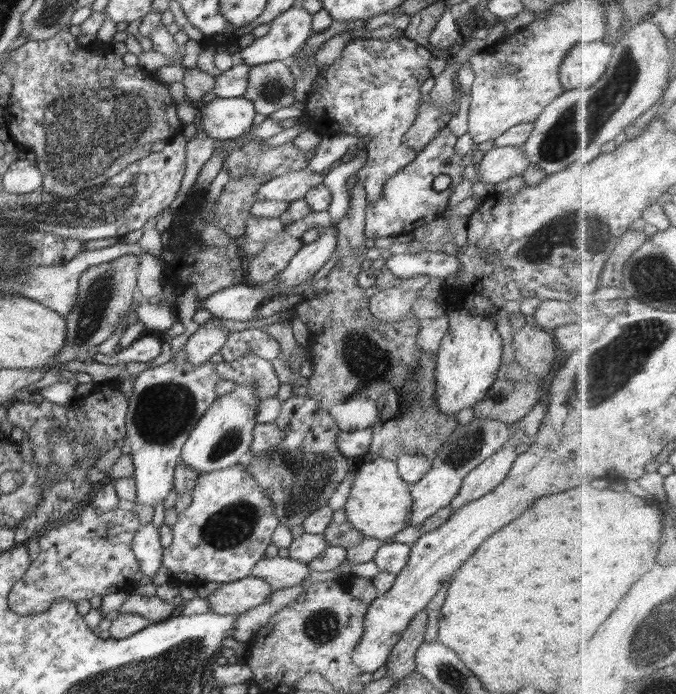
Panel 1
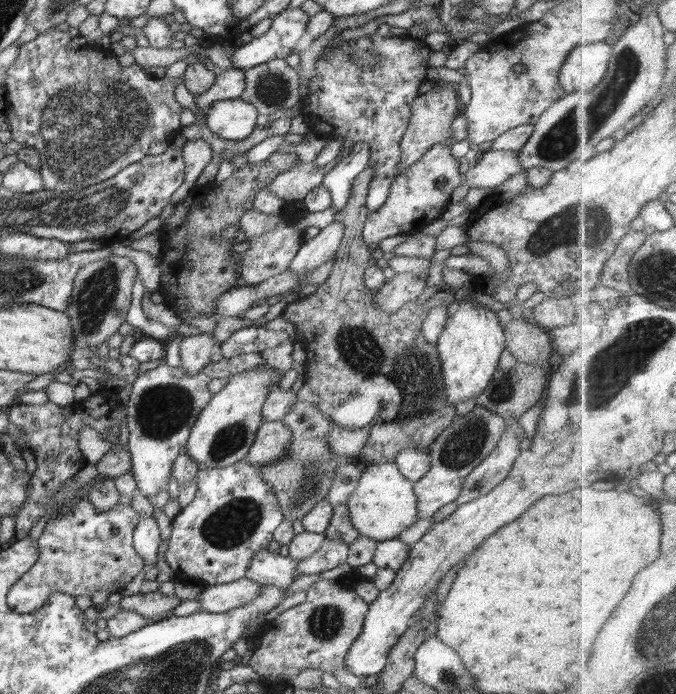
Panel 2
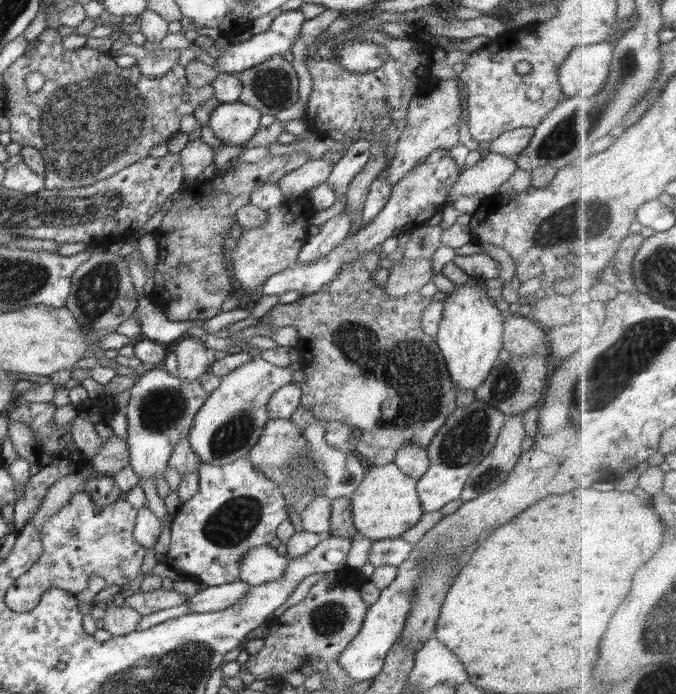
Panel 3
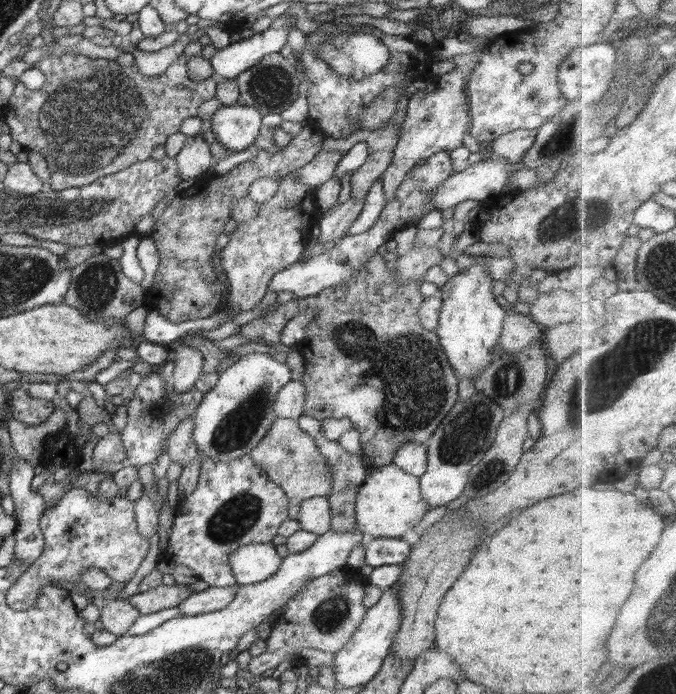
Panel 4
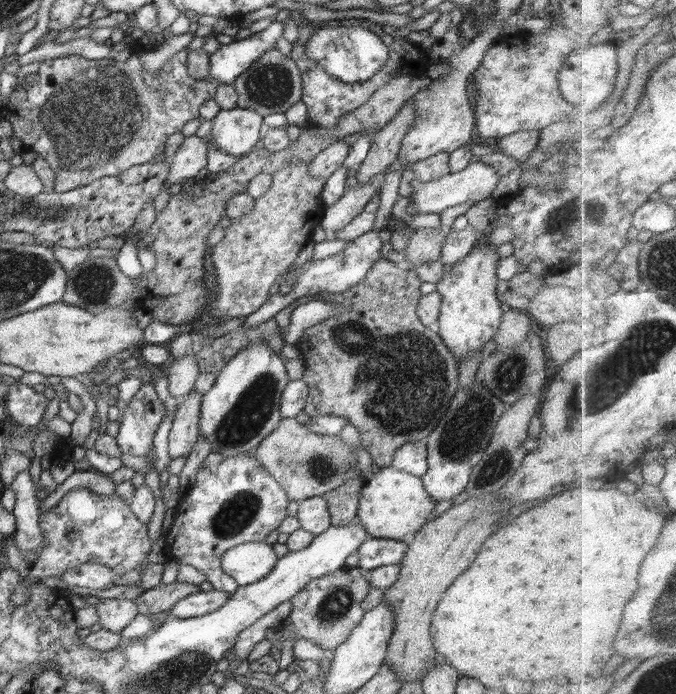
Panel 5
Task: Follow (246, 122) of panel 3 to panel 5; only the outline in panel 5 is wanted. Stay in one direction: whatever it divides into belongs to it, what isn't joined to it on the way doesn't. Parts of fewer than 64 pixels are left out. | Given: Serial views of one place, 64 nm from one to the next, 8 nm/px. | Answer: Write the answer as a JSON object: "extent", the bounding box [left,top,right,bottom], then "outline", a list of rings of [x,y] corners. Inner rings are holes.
{"extent":[210,106,264,156],"outline":[[[238,106],[232,108],[232,110],[221,109],[212,120],[210,142],[216,144],[220,152],[233,154],[234,156],[244,156],[254,150],[256,146],[260,146],[264,128],[263,116],[255,110],[240,108]]]}

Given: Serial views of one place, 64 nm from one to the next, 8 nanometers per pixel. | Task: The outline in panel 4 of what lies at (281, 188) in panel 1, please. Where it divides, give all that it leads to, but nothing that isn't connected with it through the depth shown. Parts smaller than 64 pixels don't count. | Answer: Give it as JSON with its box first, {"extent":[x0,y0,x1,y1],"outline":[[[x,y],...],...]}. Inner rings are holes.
{"extent":[297,150,345,188],"outline":[[[320,150],[320,152],[303,167],[300,167],[297,174],[297,182],[301,182],[308,188],[315,188],[333,178],[338,161],[345,156],[342,150]]]}

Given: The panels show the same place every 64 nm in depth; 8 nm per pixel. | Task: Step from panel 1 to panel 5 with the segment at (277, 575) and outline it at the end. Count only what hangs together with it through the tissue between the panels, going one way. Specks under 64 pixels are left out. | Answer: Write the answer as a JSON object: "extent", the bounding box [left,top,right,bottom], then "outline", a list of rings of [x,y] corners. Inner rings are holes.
{"extent":[221,541,278,586],"outline":[[[264,541],[239,544],[222,555],[221,567],[239,586],[254,584],[268,576],[278,562],[272,547]]]}

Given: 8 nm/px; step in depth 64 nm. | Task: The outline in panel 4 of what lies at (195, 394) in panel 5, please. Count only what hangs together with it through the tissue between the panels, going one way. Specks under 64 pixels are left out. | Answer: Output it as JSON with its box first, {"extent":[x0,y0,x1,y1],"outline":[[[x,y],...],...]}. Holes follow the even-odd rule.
{"extent":[167,414,198,468],"outline":[[[189,414],[182,422],[179,422],[167,442],[167,454],[172,463],[178,463],[183,468],[198,457],[198,449],[192,436],[193,420],[193,414]]]}

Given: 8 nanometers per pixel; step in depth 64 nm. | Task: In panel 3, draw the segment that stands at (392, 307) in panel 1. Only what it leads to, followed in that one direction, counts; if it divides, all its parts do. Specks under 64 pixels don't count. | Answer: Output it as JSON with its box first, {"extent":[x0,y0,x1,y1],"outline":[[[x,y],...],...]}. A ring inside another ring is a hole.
{"extent":[383,258,432,298],"outline":[[[404,258],[399,265],[389,271],[383,288],[389,298],[404,298],[407,294],[419,292],[424,284],[432,281],[431,258]]]}

